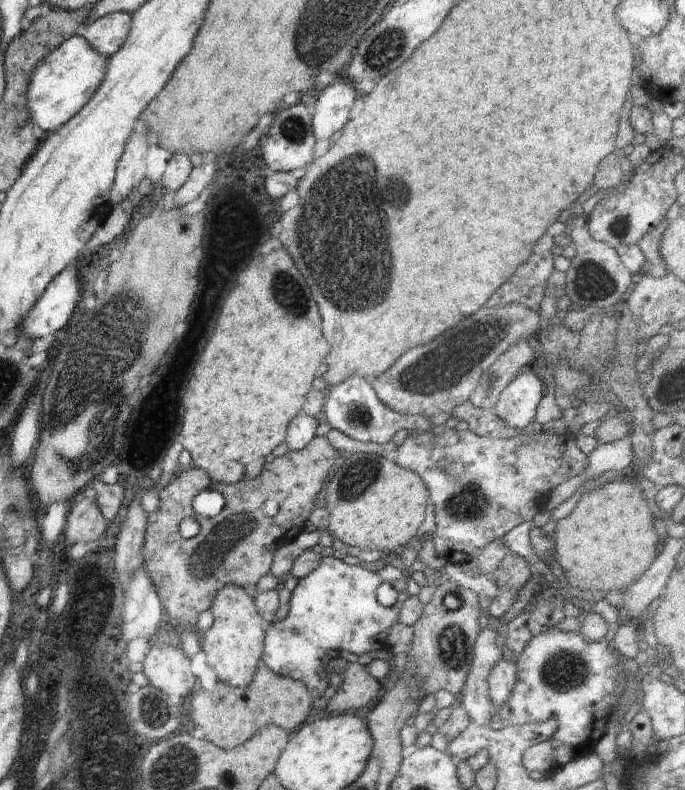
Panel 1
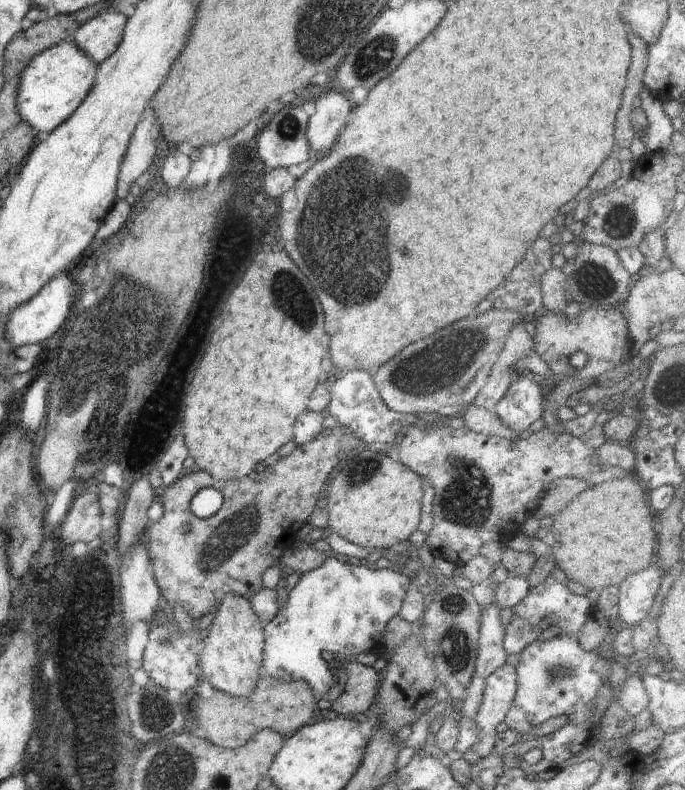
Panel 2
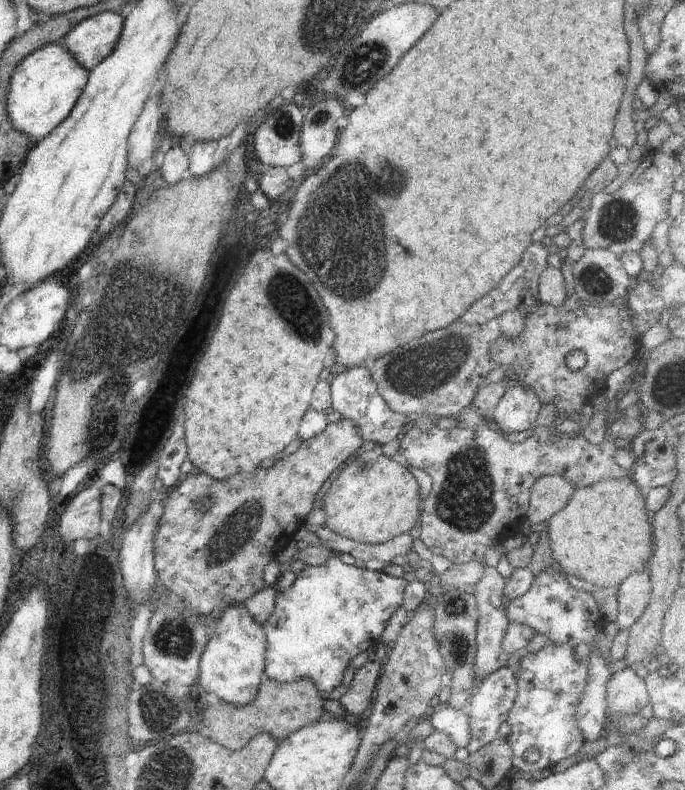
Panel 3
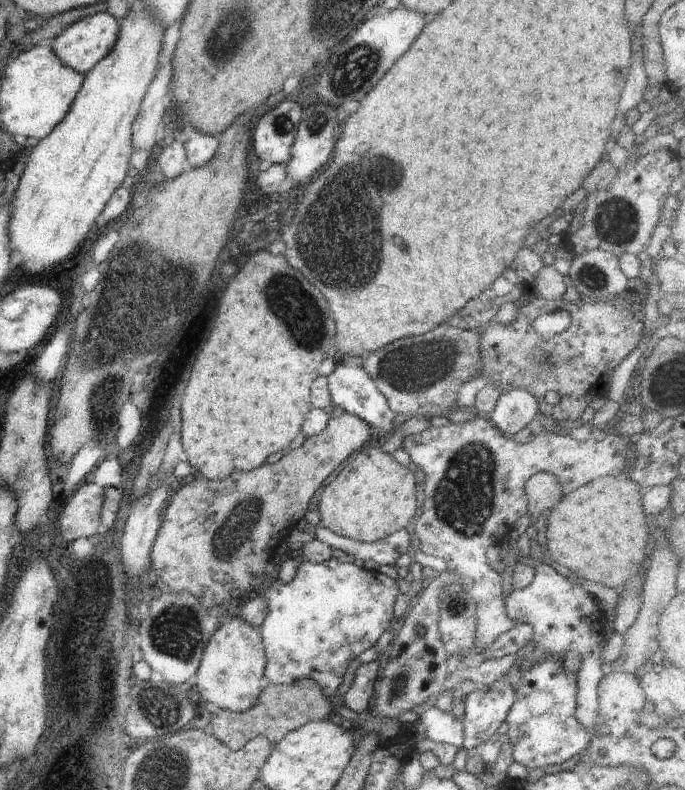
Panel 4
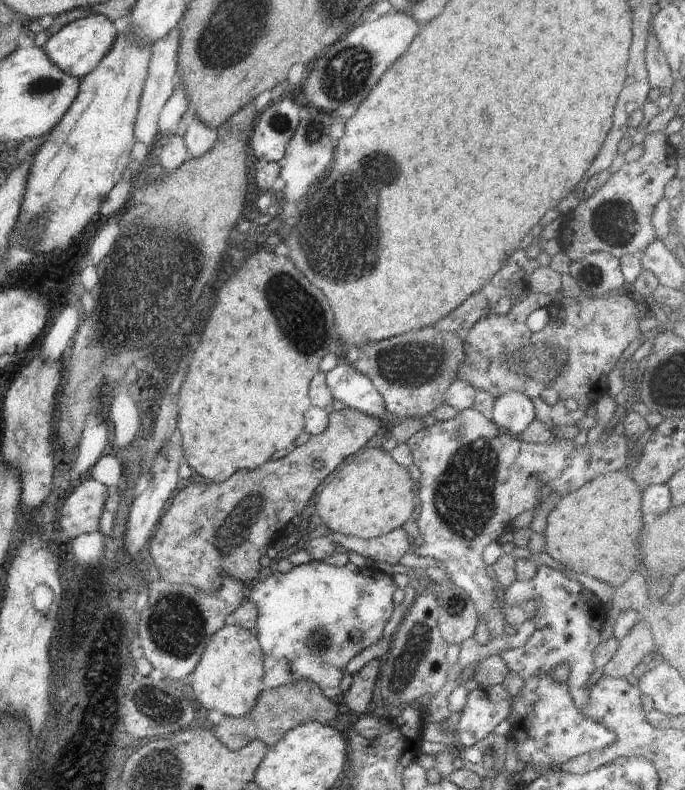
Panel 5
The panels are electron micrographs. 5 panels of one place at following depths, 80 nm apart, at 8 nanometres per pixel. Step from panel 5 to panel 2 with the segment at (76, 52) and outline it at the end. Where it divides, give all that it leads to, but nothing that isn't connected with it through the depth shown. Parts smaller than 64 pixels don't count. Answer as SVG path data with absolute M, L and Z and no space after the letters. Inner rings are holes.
M104 10L93 19L88 19L72 34L72 40L97 64L106 60L123 39L128 17Z

